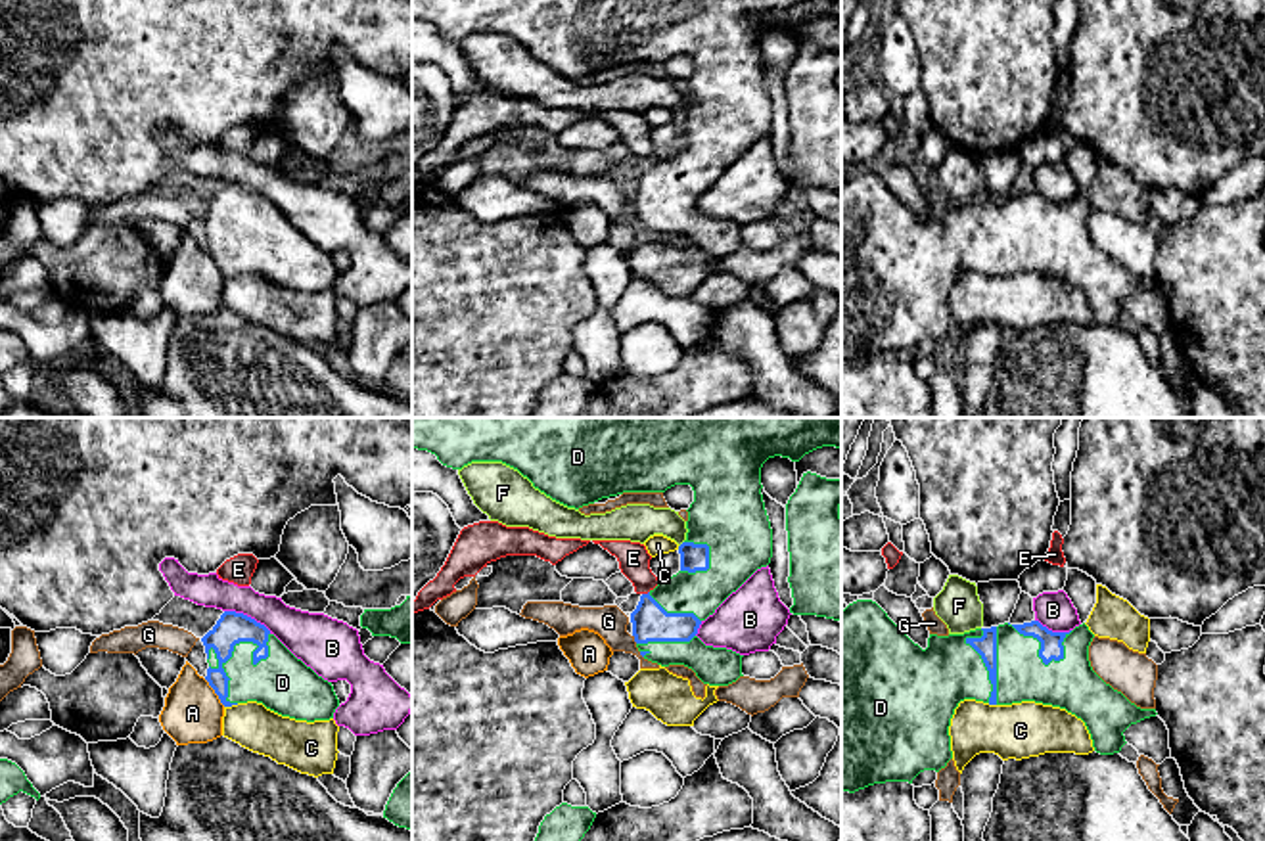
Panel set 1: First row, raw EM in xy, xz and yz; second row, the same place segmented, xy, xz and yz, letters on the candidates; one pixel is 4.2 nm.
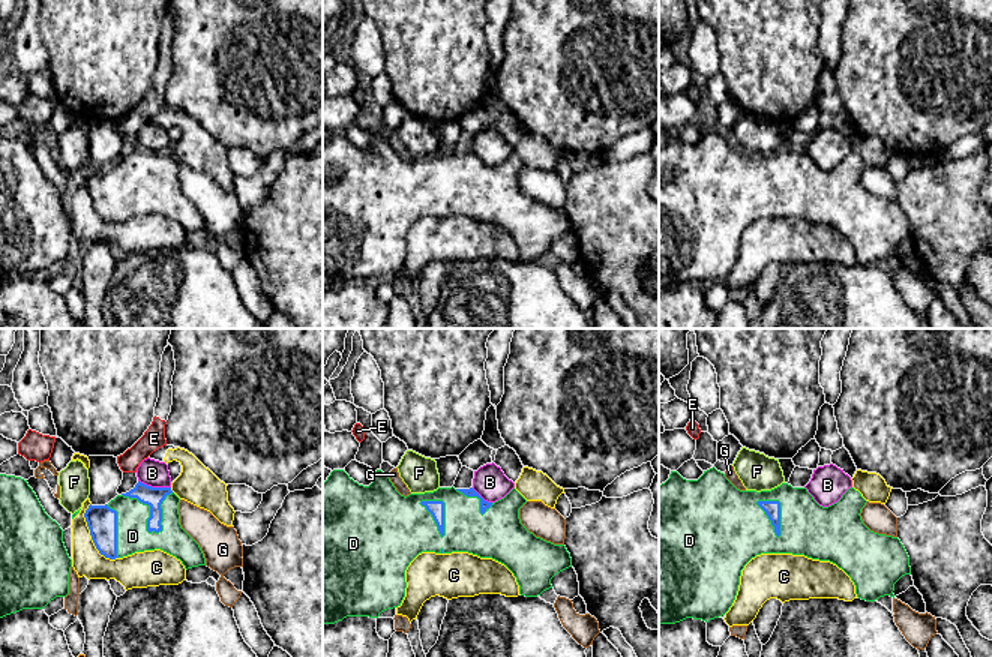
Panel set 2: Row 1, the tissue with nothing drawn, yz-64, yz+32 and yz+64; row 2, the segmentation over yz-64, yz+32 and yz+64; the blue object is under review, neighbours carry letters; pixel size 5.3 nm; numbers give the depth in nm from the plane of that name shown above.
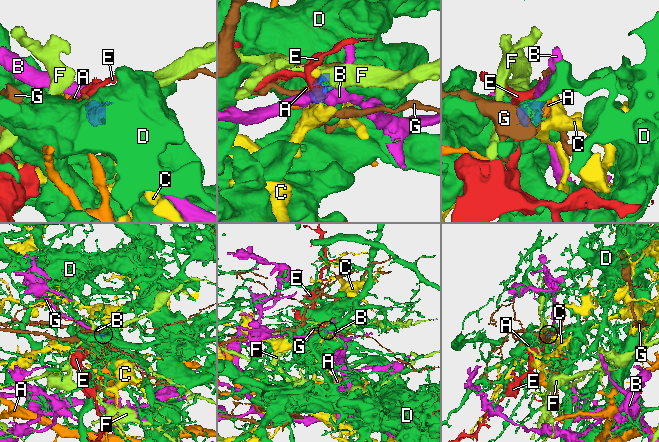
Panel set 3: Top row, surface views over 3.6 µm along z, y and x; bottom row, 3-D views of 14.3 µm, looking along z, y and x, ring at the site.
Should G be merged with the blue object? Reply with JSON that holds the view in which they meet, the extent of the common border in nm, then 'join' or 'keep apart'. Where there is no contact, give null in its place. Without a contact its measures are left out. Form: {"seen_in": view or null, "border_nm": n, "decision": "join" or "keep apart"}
{"seen_in": "xz", "border_nm": 40, "decision": "keep apart"}

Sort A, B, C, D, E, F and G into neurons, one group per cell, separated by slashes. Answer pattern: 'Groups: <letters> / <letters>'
Groups: A / B / C / D / E / F / G

